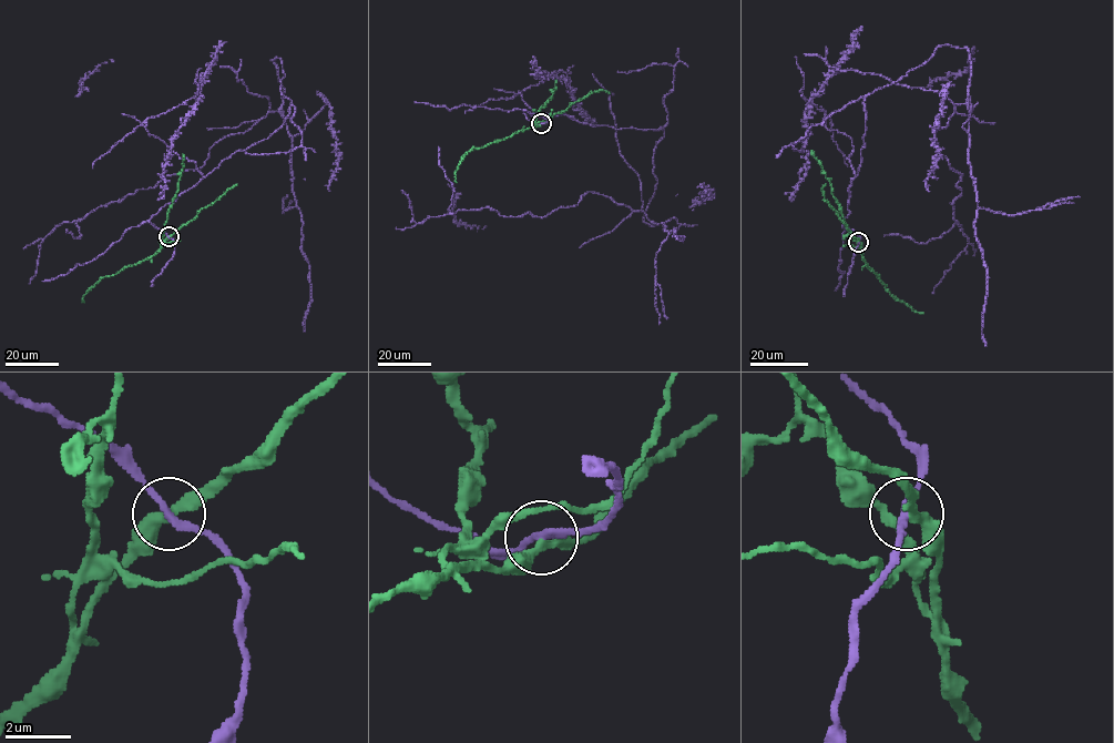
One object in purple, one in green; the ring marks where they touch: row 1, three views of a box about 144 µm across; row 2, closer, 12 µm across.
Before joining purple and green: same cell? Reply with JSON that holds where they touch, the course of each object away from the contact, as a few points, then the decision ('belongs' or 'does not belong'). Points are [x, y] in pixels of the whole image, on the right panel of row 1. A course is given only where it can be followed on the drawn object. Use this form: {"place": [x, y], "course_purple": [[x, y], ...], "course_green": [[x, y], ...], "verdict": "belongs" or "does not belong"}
{"place": [858, 242], "course_purple": [[859, 242], [864, 99], [967, 48], [968, 98], [933, 140], [969, 243], [931, 294]], "course_green": [[859, 242], [866, 264], [885, 287], [923, 314]], "verdict": "does not belong"}

